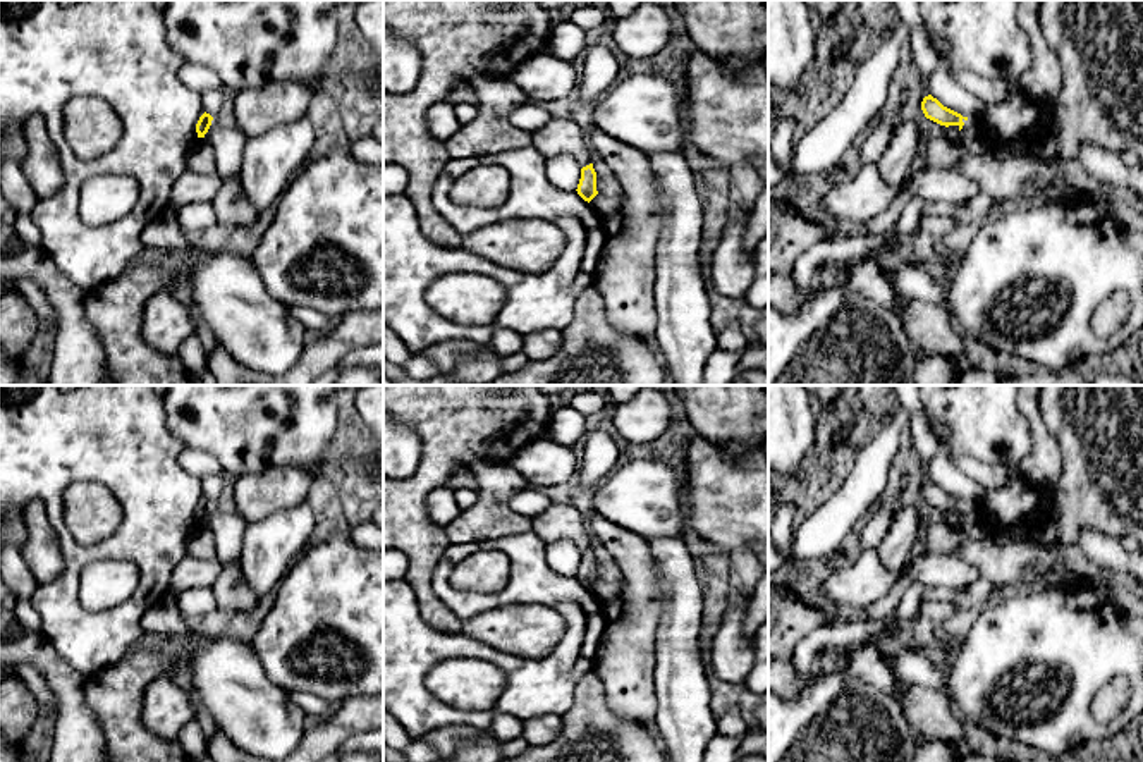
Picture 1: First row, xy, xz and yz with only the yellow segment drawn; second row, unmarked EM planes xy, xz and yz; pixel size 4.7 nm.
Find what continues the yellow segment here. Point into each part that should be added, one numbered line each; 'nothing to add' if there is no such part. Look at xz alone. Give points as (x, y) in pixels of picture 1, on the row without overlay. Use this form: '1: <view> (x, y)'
nothing to add

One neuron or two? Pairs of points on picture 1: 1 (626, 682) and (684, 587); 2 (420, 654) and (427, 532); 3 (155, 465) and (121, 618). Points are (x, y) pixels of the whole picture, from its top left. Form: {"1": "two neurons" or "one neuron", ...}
{"1": "two neurons", "2": "two neurons", "3": "one neuron"}

